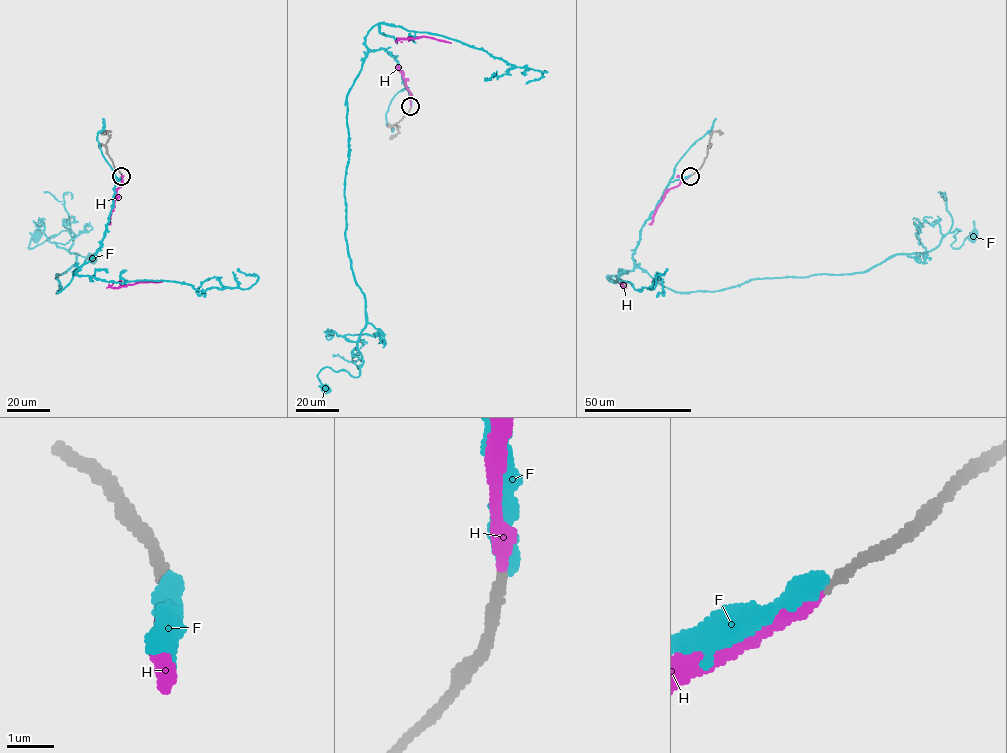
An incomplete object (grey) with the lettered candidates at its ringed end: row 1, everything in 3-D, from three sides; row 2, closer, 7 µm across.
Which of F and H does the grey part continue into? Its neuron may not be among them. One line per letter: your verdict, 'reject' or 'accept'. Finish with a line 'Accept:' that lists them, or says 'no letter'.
F: reject
H: accept
Accept: H

